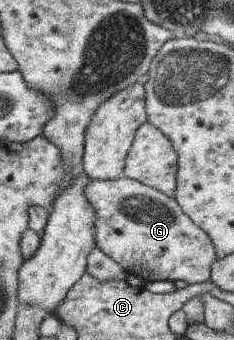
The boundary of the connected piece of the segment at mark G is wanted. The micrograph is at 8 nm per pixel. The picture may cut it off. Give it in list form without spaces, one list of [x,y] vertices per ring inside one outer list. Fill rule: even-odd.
[[[125,177],[114,180],[90,180],[84,187],[84,194],[96,215],[96,247],[103,255],[119,264],[126,273],[137,274],[146,283],[183,280],[187,284],[195,284],[209,279],[210,265],[216,260],[212,241],[181,211],[173,197]]]

